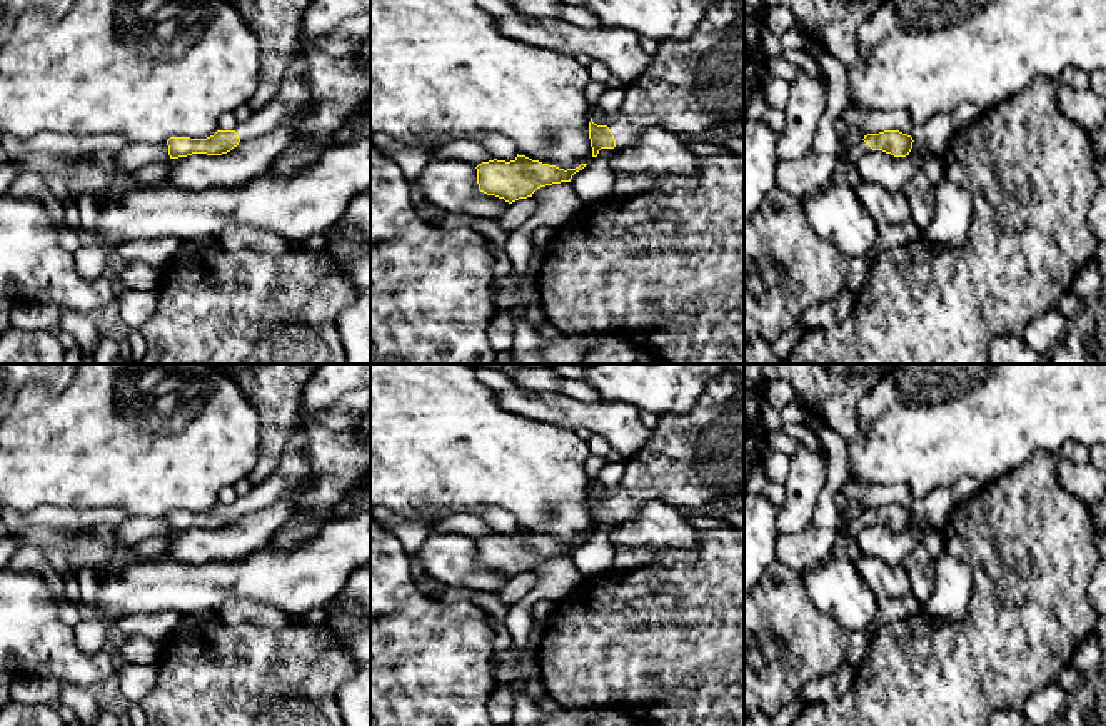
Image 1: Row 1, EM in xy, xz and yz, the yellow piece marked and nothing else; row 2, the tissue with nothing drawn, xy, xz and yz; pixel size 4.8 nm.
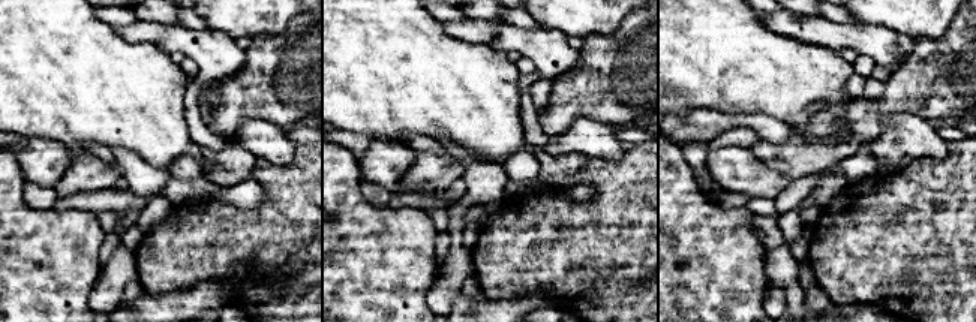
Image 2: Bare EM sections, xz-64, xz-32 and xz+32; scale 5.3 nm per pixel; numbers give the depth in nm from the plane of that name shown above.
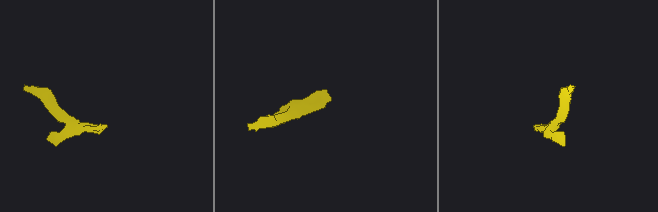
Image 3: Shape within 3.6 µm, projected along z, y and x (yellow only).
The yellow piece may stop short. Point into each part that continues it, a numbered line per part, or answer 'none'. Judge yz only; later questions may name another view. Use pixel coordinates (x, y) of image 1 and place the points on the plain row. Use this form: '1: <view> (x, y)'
1: yz (856, 526)

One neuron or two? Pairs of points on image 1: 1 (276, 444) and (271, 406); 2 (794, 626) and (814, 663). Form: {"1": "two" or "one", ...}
{"1": "one", "2": "one"}

